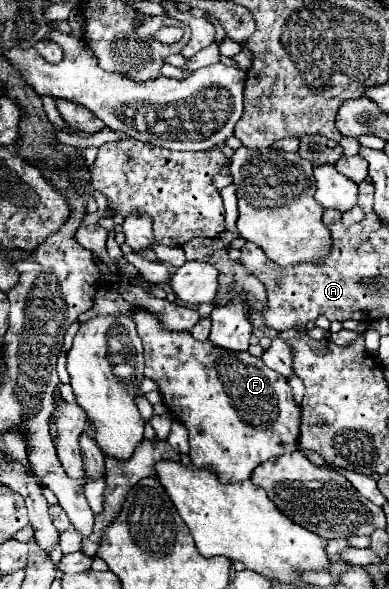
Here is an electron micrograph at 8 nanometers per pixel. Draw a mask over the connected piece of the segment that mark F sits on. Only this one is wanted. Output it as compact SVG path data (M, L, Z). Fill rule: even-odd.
M135 309L133 311L133 321L137 323L137 333L139 337L143 339L143 347L145 347L145 377L153 379L159 383L159 391L163 395L163 403L167 407L167 411L173 415L173 419L179 419L181 423L185 423L185 427L189 429L189 457L191 457L191 463L195 467L209 467L213 471L217 471L219 479L223 483L237 483L237 481L245 481L249 479L251 471L261 465L263 461L269 461L273 457L279 457L283 453L289 453L289 451L297 451L297 435L299 435L299 421L301 421L301 409L299 405L293 401L293 395L291 395L291 387L287 383L287 379L275 371L271 371L259 357L253 357L249 355L247 351L243 353L233 353L233 351L219 351L219 347L211 347L211 343L203 341L199 343L197 339L191 339L191 333L183 331L183 333L169 333L169 331L163 331L159 327L159 319L155 319L153 313L145 311L145 309Z

